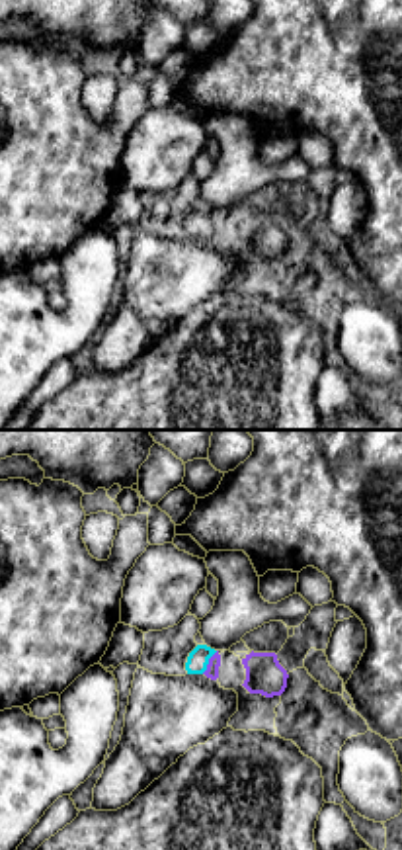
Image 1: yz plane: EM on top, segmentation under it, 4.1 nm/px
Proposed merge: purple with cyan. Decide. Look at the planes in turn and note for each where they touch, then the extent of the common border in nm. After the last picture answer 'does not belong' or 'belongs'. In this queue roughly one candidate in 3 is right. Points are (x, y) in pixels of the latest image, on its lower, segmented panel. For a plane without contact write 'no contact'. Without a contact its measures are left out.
(209, 663) | 120 nm

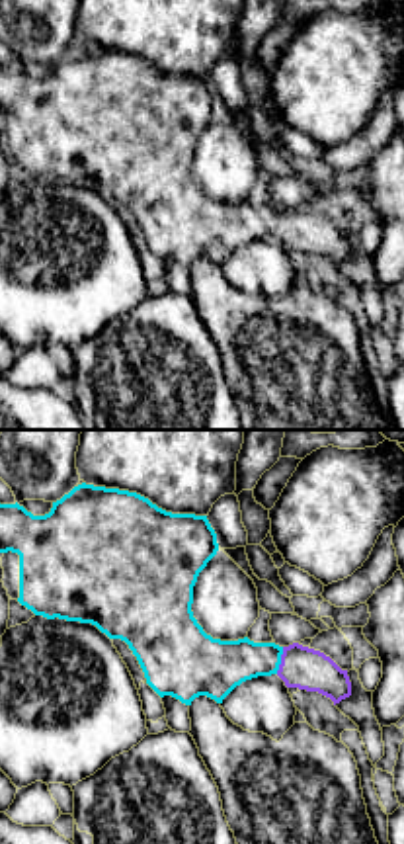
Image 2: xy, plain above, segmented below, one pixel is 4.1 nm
(282, 661) | 120 nm

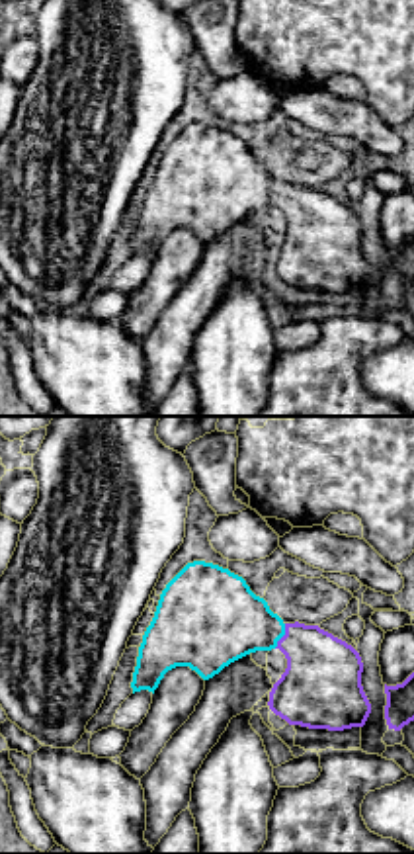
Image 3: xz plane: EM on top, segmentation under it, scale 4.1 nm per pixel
(284, 636) | 120 nm

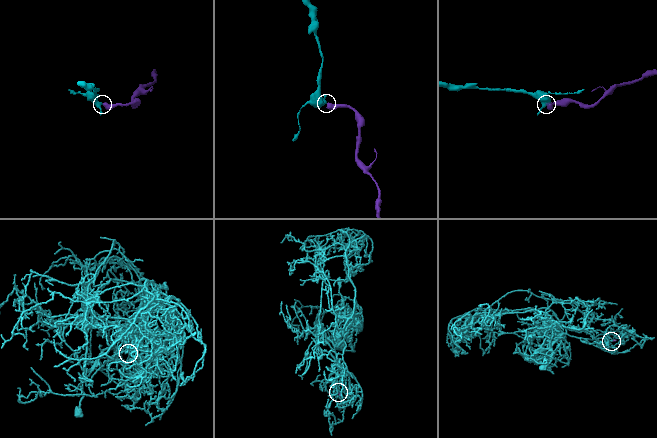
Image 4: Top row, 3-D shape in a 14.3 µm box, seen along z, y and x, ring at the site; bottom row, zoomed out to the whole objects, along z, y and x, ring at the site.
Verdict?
belongs

